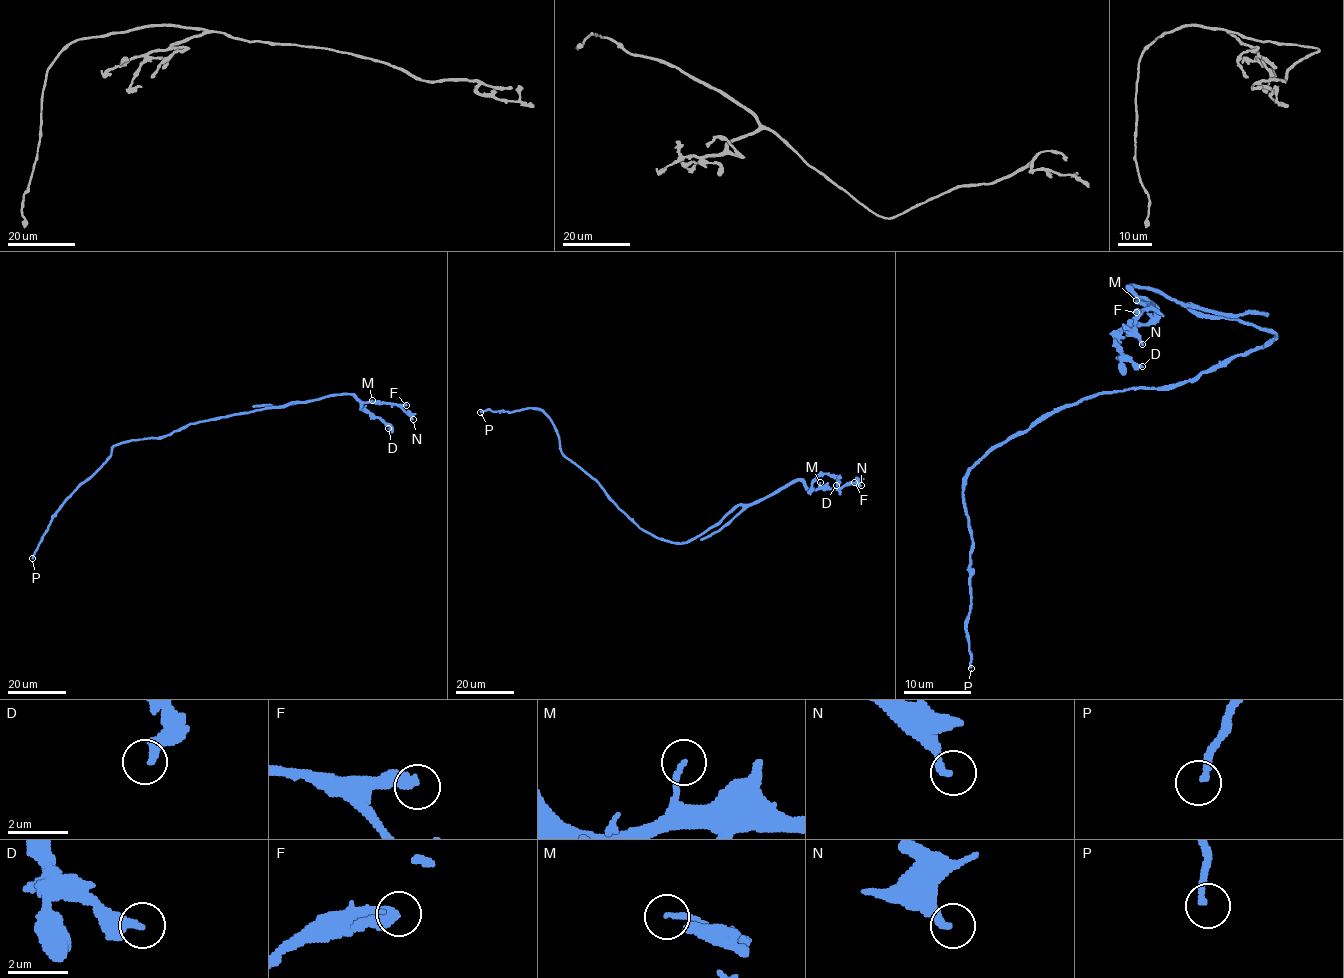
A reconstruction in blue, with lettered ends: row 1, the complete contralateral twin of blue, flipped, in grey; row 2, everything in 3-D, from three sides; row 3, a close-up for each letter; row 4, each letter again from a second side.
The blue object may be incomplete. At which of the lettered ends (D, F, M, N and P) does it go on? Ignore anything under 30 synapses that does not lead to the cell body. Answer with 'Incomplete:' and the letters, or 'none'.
Incomplete: none

